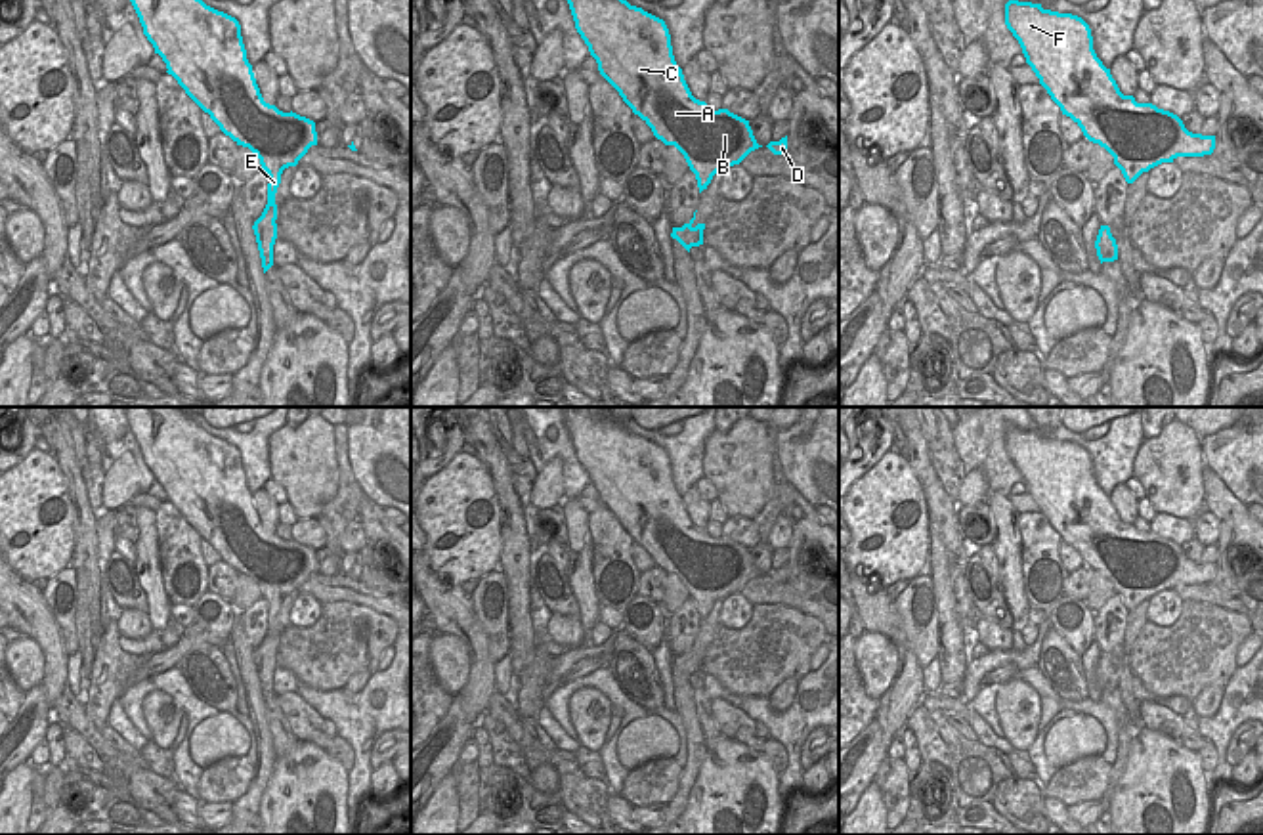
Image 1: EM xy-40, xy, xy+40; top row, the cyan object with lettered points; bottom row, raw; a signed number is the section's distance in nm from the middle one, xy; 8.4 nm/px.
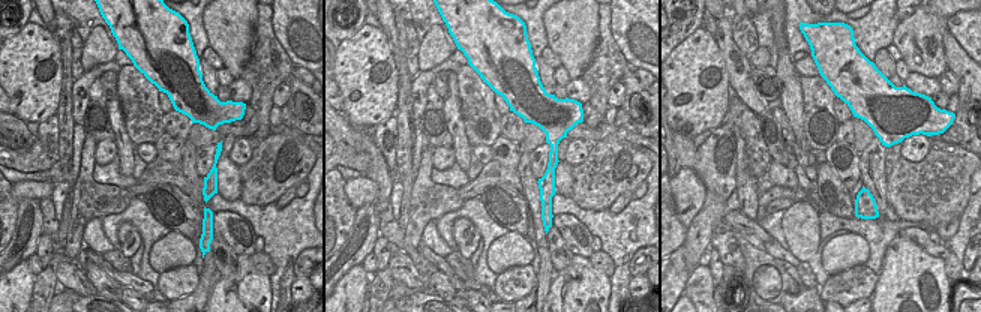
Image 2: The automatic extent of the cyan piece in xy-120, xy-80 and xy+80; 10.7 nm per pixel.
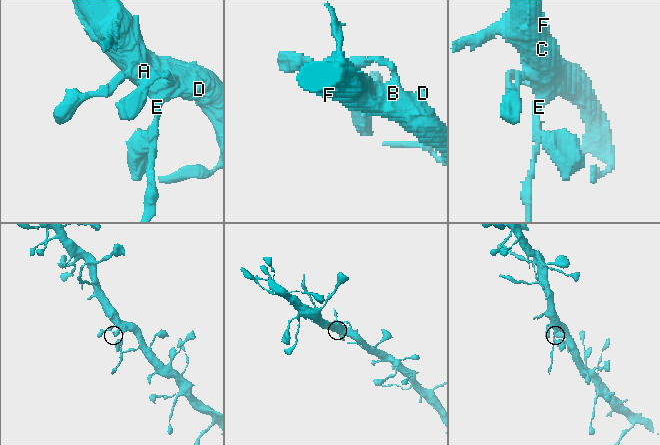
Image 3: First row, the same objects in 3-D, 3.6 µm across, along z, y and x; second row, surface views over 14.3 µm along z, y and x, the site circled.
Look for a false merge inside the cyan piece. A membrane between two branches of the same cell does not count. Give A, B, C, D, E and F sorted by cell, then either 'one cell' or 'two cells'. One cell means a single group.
A B C D E F; one cell

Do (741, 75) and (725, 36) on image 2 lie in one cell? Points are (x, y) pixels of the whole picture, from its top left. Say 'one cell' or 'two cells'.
one cell

